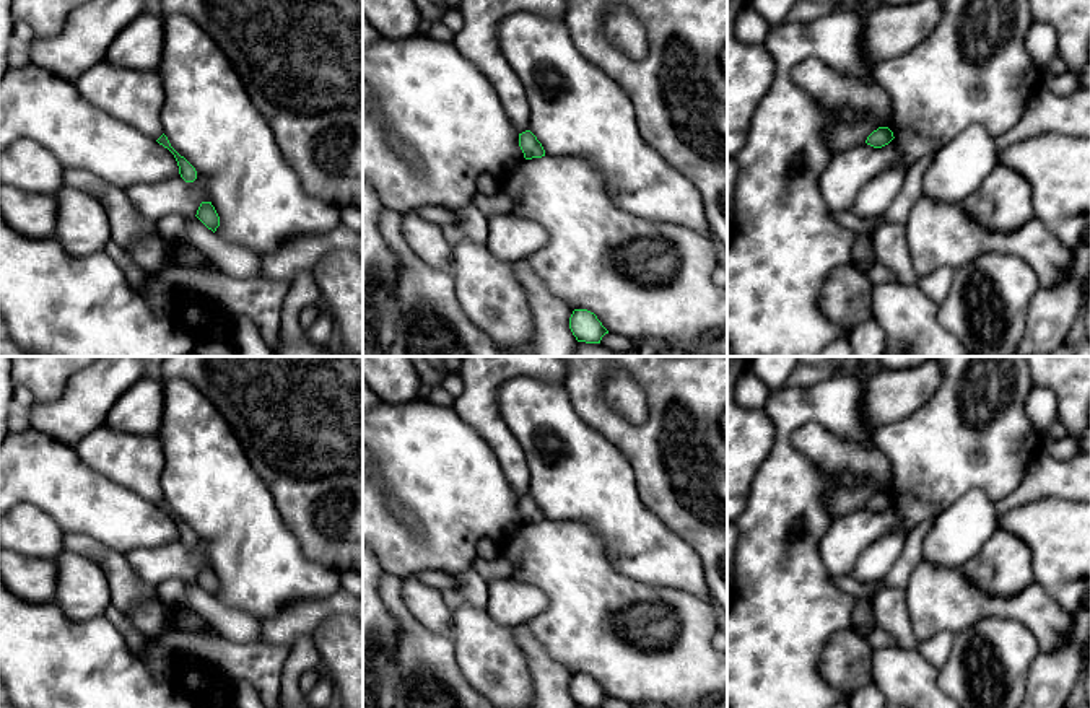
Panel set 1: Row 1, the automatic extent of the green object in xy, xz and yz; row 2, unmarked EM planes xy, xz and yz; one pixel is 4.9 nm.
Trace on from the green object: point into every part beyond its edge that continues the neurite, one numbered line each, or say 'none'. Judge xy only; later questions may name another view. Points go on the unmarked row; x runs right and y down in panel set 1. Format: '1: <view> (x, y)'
none

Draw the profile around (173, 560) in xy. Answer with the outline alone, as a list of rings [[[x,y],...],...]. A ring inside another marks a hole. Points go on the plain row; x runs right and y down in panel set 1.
[[[179,539],[163,547],[137,548],[127,553],[127,562],[151,588],[169,578],[195,581],[200,568],[210,566],[207,545],[198,539],[194,547],[185,547]]]

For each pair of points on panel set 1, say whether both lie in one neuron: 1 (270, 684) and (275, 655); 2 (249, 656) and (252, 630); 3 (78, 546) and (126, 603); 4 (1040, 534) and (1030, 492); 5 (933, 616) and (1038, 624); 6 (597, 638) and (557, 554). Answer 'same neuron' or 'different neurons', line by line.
1: same neuron
2: different neurons
3: same neuron
4: different neurons
5: same neuron
6: same neuron

